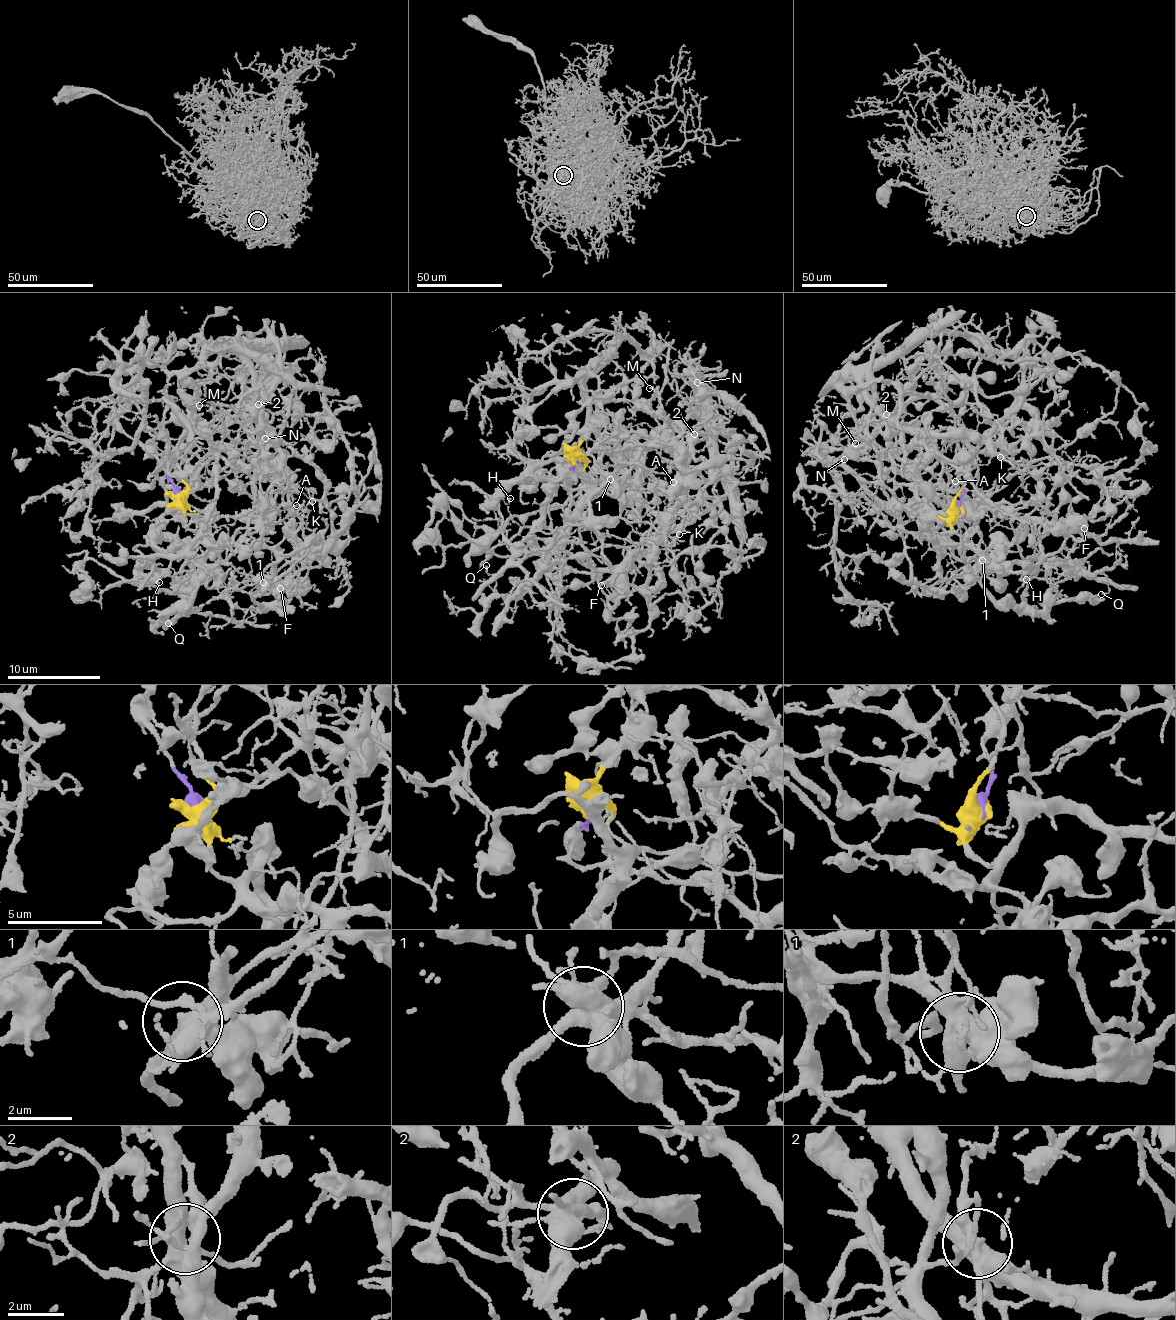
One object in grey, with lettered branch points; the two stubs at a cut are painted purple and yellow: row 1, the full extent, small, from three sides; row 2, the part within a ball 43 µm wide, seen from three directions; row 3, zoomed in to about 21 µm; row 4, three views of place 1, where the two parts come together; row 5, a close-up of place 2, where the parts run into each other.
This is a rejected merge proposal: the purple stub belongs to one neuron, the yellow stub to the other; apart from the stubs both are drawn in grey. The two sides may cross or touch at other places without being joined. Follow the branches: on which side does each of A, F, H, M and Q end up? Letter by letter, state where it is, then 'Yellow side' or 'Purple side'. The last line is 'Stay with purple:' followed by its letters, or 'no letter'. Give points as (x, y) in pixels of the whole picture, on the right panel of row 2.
A: Place: (955, 481). Yellow side
F: Place: (1084, 528). Yellow side
H: Place: (1026, 579). Yellow side
M: Place: (855, 443). Purple side
Q: Place: (1101, 594). Yellow side
Stay with purple: M

